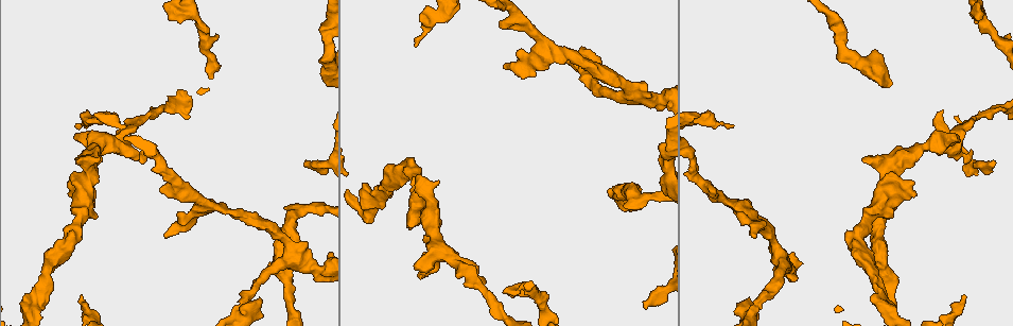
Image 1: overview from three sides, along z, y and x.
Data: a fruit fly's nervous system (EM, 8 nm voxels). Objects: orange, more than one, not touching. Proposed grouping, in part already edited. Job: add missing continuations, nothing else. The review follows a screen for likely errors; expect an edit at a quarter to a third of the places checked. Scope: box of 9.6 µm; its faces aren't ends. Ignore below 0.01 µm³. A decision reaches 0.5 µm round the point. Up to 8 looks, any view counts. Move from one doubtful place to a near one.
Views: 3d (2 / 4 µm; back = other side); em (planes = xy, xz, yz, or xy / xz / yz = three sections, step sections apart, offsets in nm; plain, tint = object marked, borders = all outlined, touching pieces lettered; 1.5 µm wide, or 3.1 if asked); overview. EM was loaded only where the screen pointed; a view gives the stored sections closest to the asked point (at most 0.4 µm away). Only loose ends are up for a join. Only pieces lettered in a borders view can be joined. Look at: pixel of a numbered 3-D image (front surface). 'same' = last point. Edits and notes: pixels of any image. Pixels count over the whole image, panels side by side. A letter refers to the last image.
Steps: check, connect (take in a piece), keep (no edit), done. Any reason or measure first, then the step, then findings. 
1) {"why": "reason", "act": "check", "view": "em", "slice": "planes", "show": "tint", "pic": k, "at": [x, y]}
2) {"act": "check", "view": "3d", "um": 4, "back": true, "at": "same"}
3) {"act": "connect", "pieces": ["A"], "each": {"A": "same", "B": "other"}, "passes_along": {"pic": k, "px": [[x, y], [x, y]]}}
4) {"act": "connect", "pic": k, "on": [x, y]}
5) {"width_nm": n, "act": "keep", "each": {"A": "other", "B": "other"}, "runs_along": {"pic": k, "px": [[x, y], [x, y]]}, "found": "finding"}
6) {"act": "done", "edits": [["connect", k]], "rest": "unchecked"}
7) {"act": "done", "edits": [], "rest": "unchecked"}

{"why": "an open end", "act": "check", "view": "3d", "um": 2, "pic": 1, "at": [417, 270]}

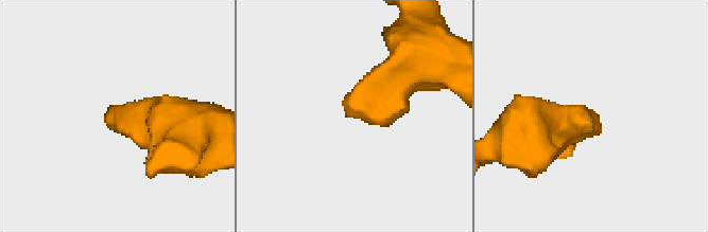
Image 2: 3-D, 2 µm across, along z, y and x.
{"why": "need the tissue", "act": "check", "view": "em", "slice": "xz", "step": 8, "show": "tint", "pic": 2, "at": [351, 109]}

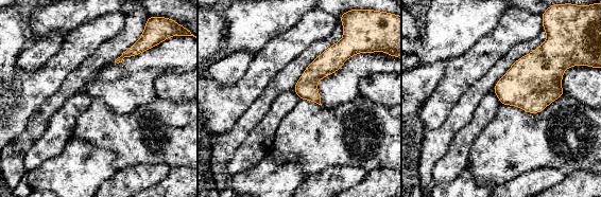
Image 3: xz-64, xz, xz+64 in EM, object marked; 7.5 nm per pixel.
{"why": "what lies round it", "act": "check", "view": "em", "slice": "xz", "step": 8, "show": "borders", "at": "same"}

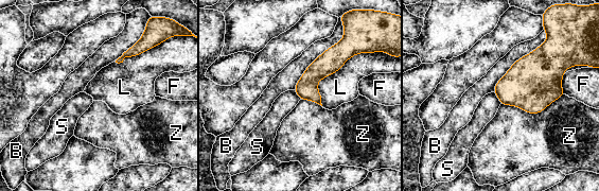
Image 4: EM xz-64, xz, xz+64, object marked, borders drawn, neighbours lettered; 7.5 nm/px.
{"act": "keep", "each": {"B": "other", "F": "other", "L": "other", "S": "other", "Z": "other"}, "found": "no lettered piece goes on from it"}

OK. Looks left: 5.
{"why": "long arm stops here", "act": "check", "view": "3d", "um": 4, "pic": 1, "at": [966, 296]}

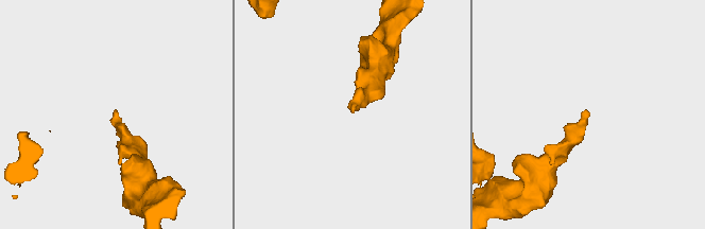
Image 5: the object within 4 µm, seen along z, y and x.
{"act": "check", "view": "em", "slice": "planes", "show": "borders", "pic": 5, "at": [587, 113]}

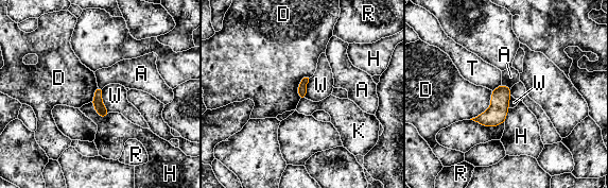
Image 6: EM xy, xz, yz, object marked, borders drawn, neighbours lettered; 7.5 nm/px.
{"act": "keep", "each": {"A": "other", "D": "other", "H": "other", "K": "other", "R": "other", "T": "other", "W": "other"}, "border": {"pic": 6, "px": [[102, 88], [102, 103], [110, 112]]}, "found": "no lettered piece goes on from it"}

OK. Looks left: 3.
{"why": "free end", "act": "check", "view": "em", "slice": "planes", "show": "borders", "pic": 1, "at": [307, 165]}

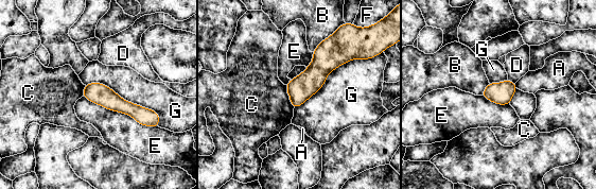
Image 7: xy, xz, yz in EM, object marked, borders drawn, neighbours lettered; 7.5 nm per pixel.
{"width_nm": 160, "longest_contact_nm": ["G", 650], "act": "keep", "each": {"A": "other", "B": "other", "C": "other", "D": "other", "E": "other", "F": "other", "G": "other"}, "found": "none of them fits"}

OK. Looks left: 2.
{"act": "done", "edits": [], "rest": "unchecked"}

